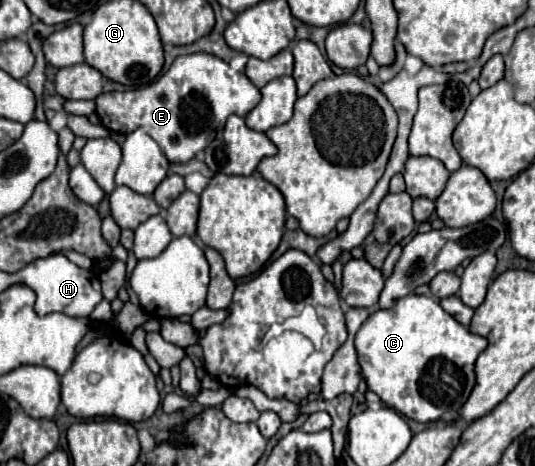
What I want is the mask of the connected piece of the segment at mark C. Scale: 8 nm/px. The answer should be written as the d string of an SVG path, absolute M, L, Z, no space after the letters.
M409 294L391 310L371 314L359 328L355 346L369 390L411 420L437 422L455 416L467 402L475 386L475 362L487 340L459 324L435 298Z

